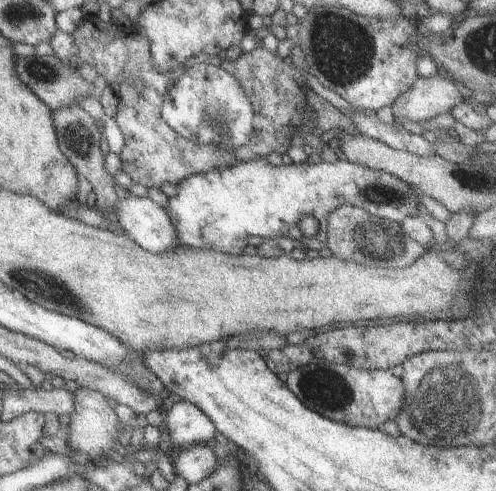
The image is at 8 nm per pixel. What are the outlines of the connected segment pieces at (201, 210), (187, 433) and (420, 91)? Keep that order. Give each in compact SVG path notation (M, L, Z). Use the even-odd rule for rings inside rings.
M255 158L194 173L175 188L176 193L167 198L164 209L175 228L177 242L189 248L213 248L227 254L242 252L251 236L263 239L286 236L302 250L319 251L326 240L325 218L341 205L359 207L371 216L396 223L413 216L418 208L417 196L406 182L346 159L276 166L266 158ZM303 214L317 219L317 234L310 240L302 240L294 230L295 222Z
M183 400L165 412L163 424L173 451L175 448L189 448L203 440L209 441L216 432L211 420L197 406Z
M438 74L427 78L417 77L417 82L413 82L391 104L392 118L419 124L436 114L449 112L462 99L454 80Z

